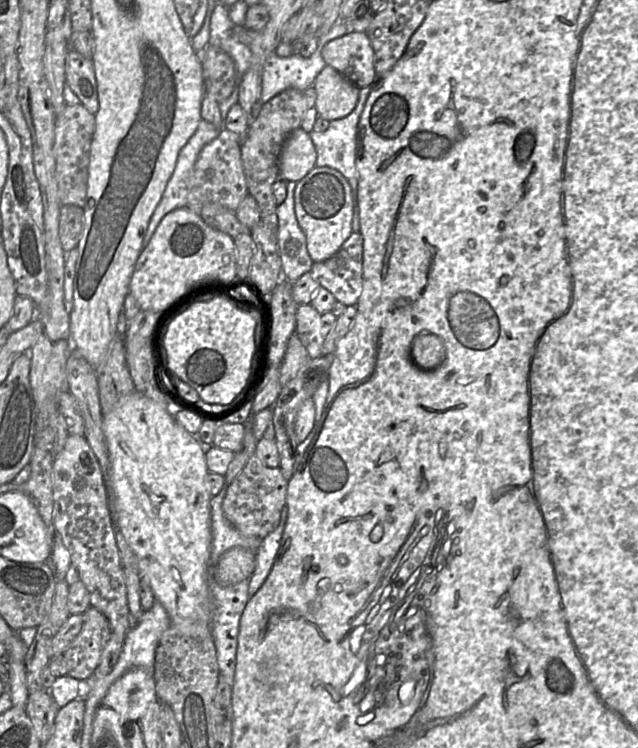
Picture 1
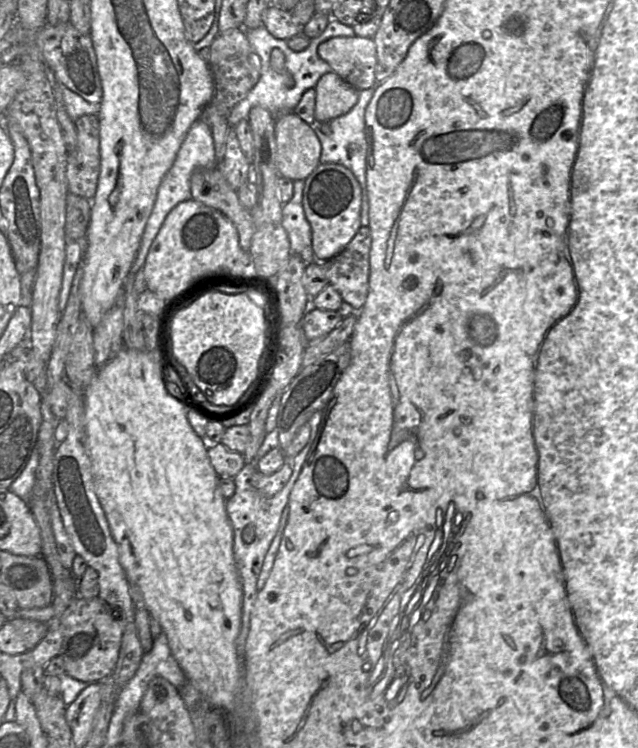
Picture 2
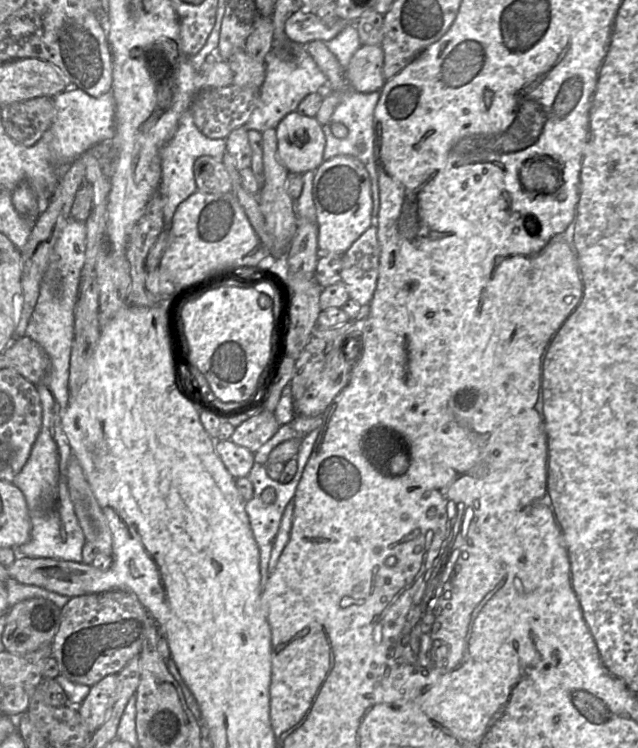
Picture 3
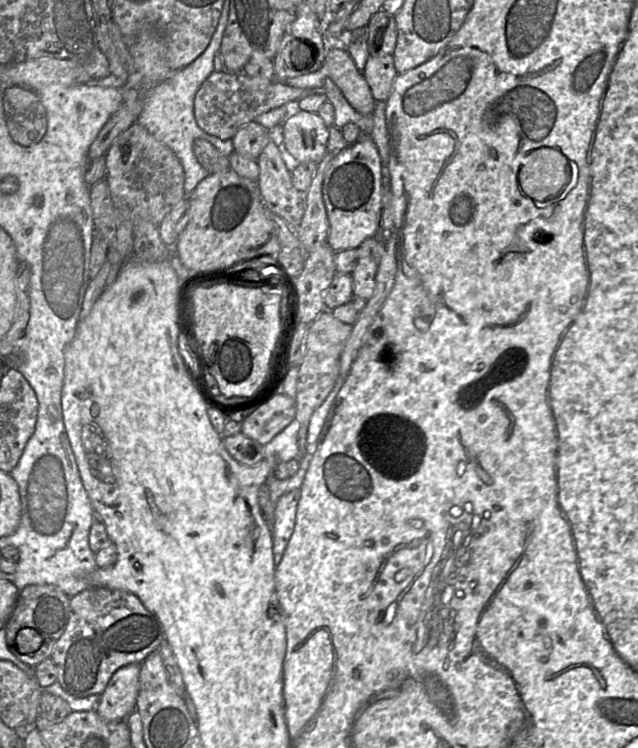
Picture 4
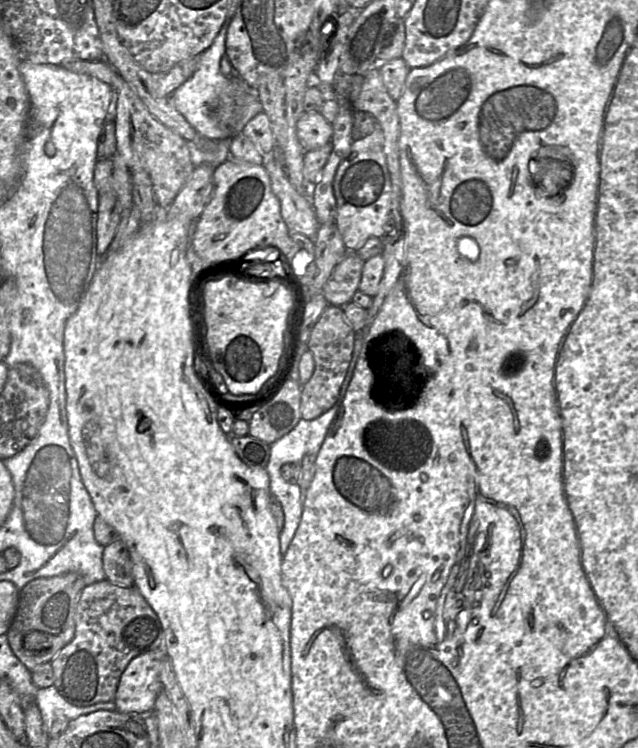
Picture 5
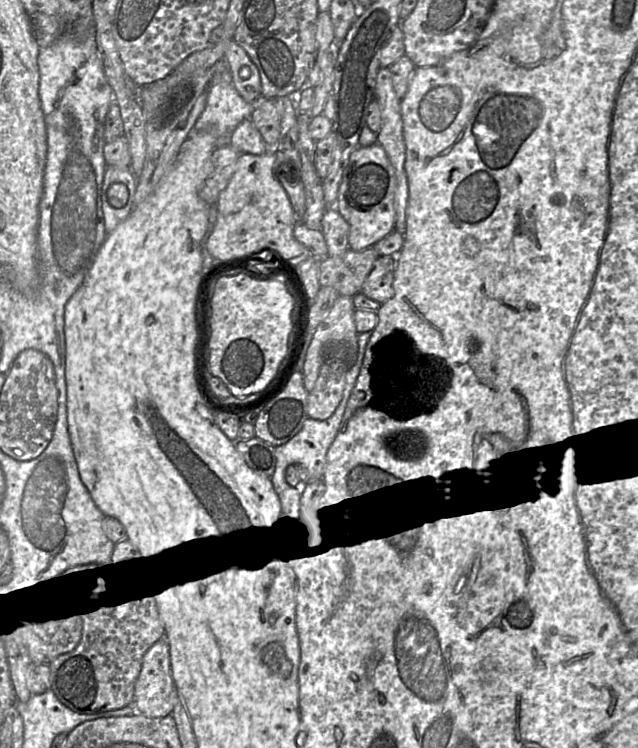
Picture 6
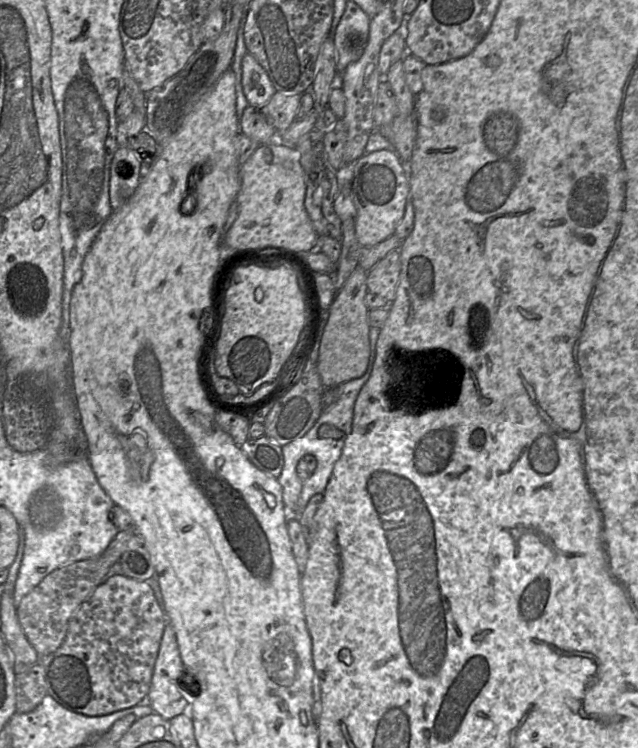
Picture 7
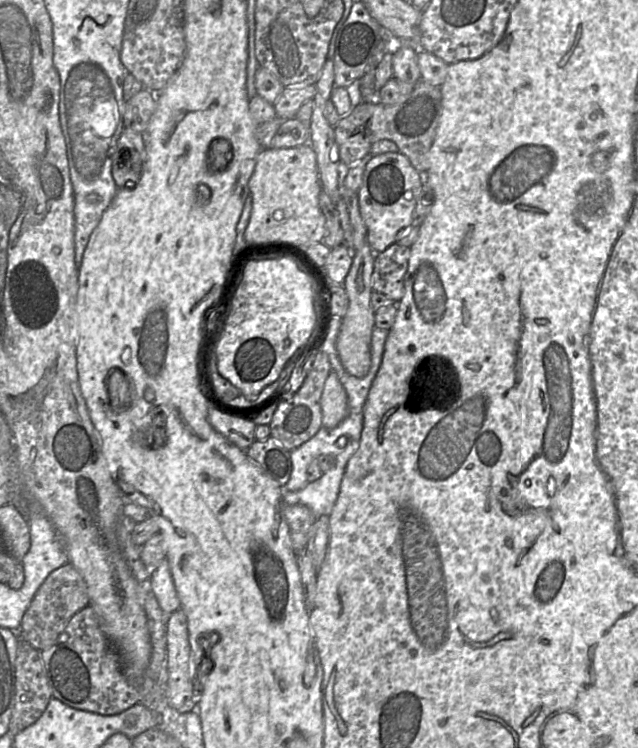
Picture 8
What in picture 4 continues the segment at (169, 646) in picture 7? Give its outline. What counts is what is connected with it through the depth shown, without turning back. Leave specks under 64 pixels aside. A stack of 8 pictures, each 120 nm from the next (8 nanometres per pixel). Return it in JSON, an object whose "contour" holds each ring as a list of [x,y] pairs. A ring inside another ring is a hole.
{"contour":[[[128,664],[118,669],[100,695],[96,713],[108,722],[125,720],[136,710],[139,689],[140,664]]]}

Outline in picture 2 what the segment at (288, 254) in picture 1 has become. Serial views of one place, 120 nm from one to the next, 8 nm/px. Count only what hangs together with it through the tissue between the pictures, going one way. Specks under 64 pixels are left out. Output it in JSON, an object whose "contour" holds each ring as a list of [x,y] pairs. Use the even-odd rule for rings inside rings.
{"contour":[[[294,180],[292,198],[282,207],[282,226],[287,232],[291,255],[299,256],[309,265],[315,261],[312,232],[303,209],[302,199],[305,180]]]}

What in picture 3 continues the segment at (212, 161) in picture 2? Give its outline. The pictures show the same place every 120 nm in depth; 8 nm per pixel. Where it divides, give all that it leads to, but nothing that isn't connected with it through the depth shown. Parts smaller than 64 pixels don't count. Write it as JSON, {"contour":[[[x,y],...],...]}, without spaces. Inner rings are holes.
{"contour":[[[191,109],[183,112],[174,136],[161,149],[162,175],[158,191],[164,200],[164,229],[170,225],[180,203],[197,191],[193,172],[195,160],[200,156],[208,155],[218,161],[222,161],[226,151],[226,139],[211,139],[206,137],[195,125]]]}

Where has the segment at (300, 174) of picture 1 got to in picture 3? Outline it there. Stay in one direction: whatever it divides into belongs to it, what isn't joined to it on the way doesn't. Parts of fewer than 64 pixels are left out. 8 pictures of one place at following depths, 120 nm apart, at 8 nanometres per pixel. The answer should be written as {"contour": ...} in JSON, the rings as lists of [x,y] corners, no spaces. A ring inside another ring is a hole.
{"contour":[[[290,112],[277,125],[276,135],[278,155],[289,172],[315,171],[324,161],[326,138],[315,117]]]}

